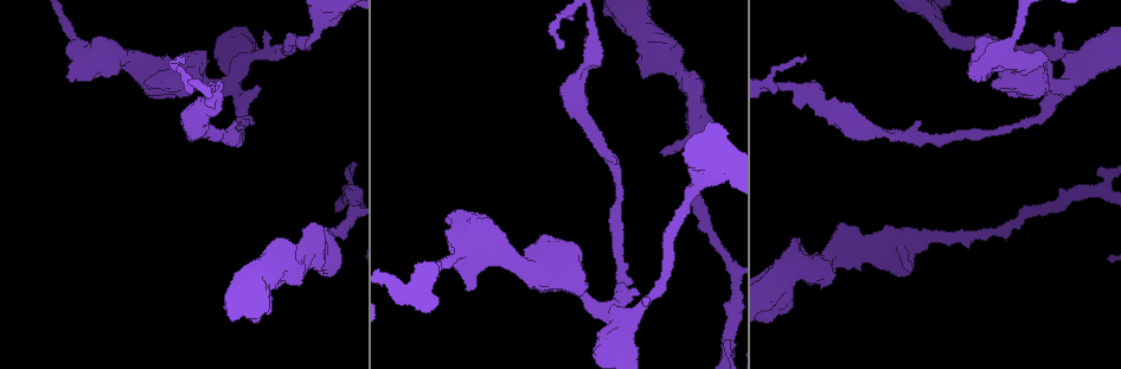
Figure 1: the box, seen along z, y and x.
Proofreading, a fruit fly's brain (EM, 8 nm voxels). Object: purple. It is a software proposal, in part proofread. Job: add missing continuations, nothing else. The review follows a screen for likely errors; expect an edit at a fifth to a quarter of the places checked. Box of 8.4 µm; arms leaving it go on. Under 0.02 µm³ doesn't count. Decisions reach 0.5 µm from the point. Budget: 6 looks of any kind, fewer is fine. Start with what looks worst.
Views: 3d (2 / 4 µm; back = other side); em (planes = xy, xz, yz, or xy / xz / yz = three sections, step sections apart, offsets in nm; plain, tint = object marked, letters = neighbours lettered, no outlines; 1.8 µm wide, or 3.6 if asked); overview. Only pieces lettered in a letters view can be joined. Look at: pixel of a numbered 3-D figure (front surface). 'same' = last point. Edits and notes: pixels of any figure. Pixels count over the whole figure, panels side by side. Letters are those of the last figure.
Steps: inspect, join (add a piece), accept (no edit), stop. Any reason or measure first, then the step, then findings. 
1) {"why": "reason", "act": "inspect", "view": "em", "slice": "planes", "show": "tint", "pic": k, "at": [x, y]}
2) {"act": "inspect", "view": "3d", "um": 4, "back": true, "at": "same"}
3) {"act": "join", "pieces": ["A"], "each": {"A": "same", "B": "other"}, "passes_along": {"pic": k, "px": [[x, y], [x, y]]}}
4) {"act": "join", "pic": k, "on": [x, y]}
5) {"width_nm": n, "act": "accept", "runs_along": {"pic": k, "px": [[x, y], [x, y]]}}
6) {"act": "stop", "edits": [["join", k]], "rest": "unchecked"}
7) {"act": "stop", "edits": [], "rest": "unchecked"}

{"why": "stops while still wide", "act": "inspect", "view": "em", "slice": "planes", "show": "tint", "pic": 1, "at": [977, 82]}

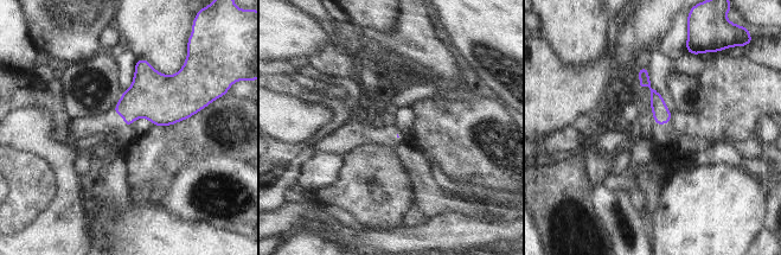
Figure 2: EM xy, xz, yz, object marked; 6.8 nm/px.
{"act": "inspect", "view": "em", "slice": "planes", "show": "letters", "at": "same"}

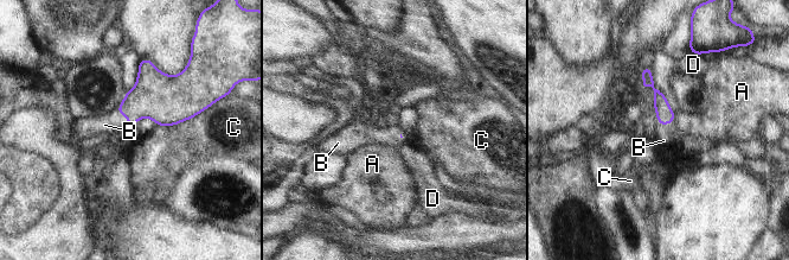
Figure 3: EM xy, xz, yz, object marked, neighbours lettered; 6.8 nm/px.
{"act": "join", "pieces": ["B"], "each": {"A": "other", "B": "same", "C": "other", "D": "other"}, "passes_along": {"pic": 3, "px": [[152, 97], [117, 111], [104, 125]]}, "found": "it goes on there"}

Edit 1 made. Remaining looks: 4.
{"why": "an open end", "act": "inspect", "view": "3d", "um": 2, "pic": 1, "at": [204, 51]}

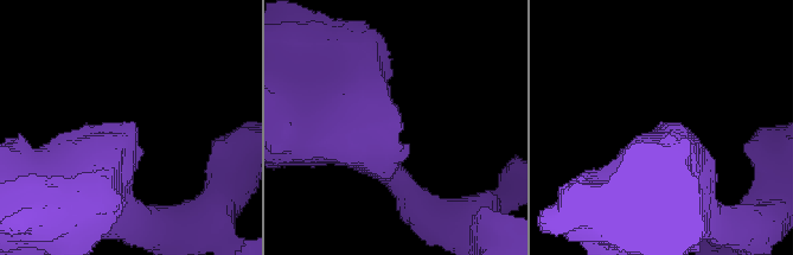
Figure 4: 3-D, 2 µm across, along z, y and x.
{"why": "shape alone is not enough", "act": "inspect", "view": "em", "slice": "xz", "step": 16, "show": "letters", "pic": 4, "at": [402, 127]}

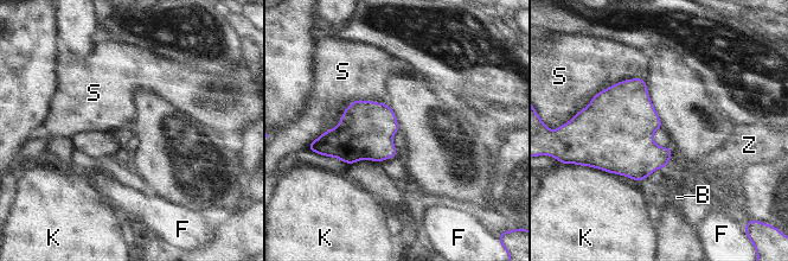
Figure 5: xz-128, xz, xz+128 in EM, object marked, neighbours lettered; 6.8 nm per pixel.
{"why": "another direction", "act": "inspect", "view": "em", "slice": "planes", "show": "letters", "at": "same"}

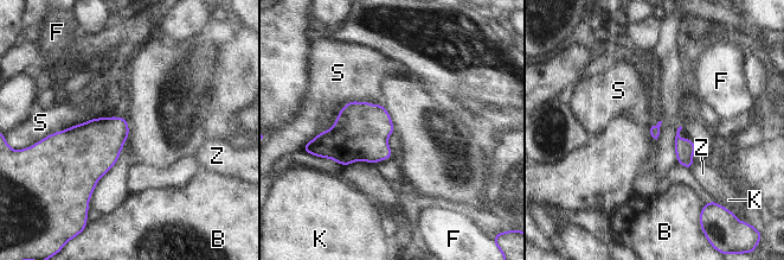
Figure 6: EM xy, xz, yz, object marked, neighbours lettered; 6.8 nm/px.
{"act": "accept", "each": {"B": "other", "F": "other", "K": "other", "S": "other", "Z": "other"}, "border": {"pic": 6, "px": [[381, 103], [348, 101], [310, 141]]}, "found": "no lettered piece goes on from it"}

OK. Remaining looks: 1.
{"act": "stop", "edits": [["join", 3]], "rest": "unchecked"}

